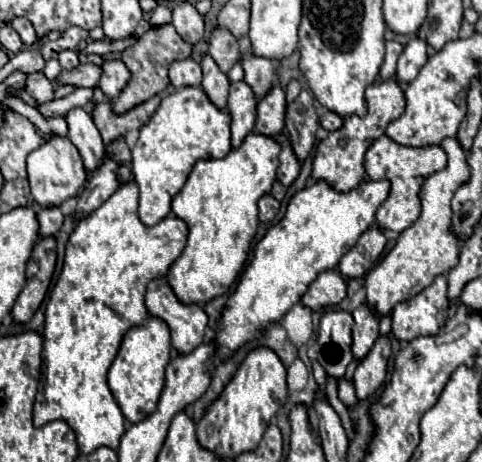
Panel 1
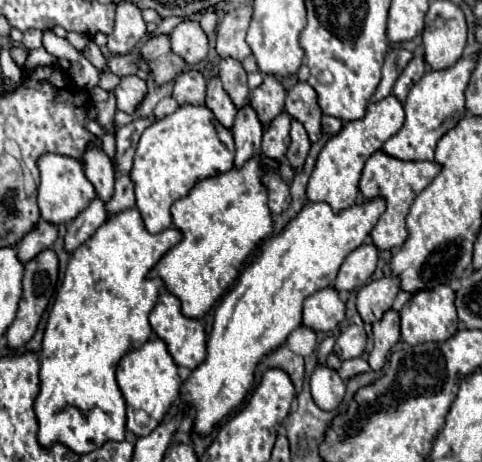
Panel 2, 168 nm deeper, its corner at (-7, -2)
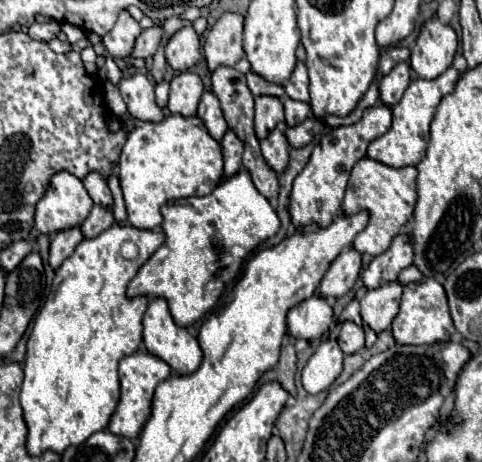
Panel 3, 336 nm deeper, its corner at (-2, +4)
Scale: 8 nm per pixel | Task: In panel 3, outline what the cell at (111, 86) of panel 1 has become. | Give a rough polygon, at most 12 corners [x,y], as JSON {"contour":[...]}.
{"contour":[[143,74],[127,76],[119,90],[133,118],[159,122],[163,108]]}

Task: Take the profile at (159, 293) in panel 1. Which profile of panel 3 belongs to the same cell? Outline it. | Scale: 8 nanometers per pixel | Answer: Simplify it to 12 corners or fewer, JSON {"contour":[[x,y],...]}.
{"contour":[[163,298],[149,300],[143,342],[179,376],[199,368],[203,352],[173,322]]}

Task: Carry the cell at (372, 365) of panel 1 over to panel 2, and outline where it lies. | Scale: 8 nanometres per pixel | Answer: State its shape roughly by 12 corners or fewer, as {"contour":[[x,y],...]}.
{"contour":[[388,310],[372,324],[368,364],[380,372],[390,348],[400,342],[400,316]]}

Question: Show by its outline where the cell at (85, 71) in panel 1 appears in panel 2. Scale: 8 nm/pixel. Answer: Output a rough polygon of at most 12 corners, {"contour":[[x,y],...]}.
{"contour":[[138,54],[112,56],[108,72],[116,76],[136,74]]}

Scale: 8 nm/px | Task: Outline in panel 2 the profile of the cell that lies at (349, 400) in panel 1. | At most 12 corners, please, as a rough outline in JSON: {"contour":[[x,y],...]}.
{"contour":[[364,356],[344,360],[338,370],[340,378],[348,382],[352,376],[370,372]]}

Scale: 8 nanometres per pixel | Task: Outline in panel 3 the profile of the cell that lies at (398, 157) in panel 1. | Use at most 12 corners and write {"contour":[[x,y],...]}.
{"contour":[[371,158],[351,170],[341,210],[369,212],[359,254],[379,256],[417,202],[417,168]]}

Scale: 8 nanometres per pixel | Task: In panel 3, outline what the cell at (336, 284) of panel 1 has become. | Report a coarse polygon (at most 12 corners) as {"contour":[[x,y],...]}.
{"contour":[[311,296],[287,314],[293,338],[317,340],[329,332],[333,308]]}

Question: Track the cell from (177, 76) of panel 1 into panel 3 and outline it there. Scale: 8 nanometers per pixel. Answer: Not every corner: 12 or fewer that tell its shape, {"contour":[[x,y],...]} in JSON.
{"contour":[[181,72],[171,82],[171,114],[195,116],[201,78]]}

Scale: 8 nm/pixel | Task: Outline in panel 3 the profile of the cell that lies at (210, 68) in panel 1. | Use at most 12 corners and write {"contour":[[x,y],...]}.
{"contour":[[205,92],[197,118],[215,140],[227,132],[227,122],[213,92]]}

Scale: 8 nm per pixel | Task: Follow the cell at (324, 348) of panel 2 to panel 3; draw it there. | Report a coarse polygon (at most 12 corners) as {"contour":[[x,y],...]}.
{"contour":[[353,299],[337,319],[337,323],[353,321],[362,324],[360,303]]}

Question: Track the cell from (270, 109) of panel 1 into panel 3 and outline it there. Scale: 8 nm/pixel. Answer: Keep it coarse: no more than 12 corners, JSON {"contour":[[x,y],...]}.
{"contour":[[279,128],[261,140],[269,168],[287,170],[289,144]]}

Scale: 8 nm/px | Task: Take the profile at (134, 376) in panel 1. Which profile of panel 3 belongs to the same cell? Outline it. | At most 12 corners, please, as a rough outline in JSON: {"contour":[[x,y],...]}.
{"contour":[[149,352],[119,362],[121,398],[107,430],[139,436],[171,368]]}

